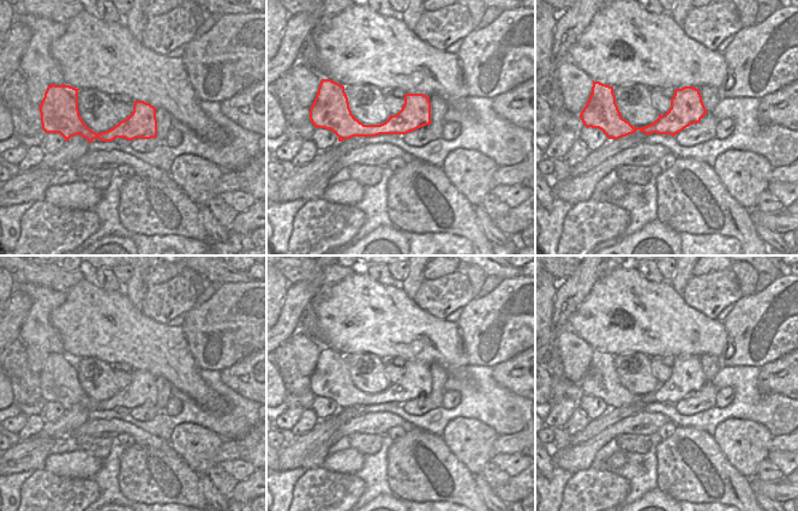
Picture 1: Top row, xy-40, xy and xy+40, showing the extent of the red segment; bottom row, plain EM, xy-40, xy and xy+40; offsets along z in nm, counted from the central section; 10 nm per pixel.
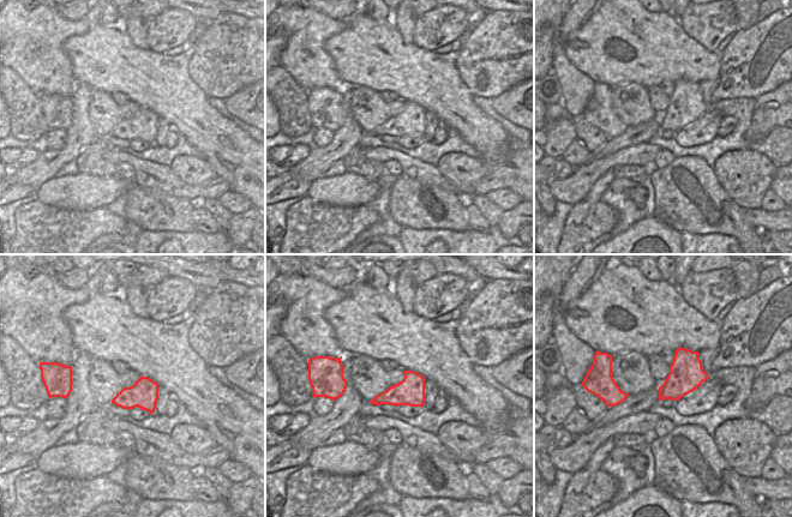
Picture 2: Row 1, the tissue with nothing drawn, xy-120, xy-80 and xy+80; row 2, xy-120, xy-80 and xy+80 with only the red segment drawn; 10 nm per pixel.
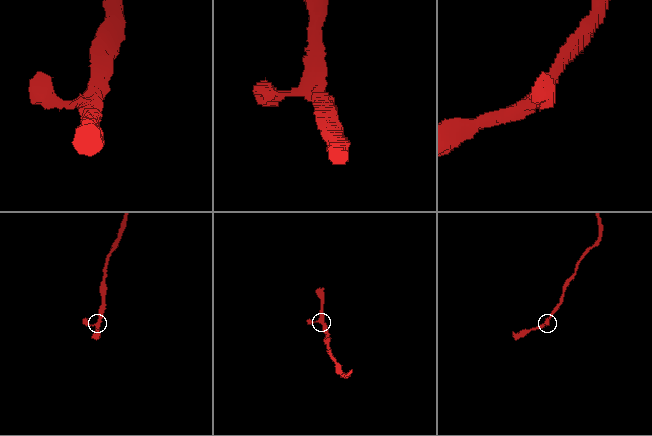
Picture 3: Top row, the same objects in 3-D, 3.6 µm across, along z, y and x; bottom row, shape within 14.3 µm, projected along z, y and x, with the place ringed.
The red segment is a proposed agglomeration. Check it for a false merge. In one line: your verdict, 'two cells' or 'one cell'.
one cell

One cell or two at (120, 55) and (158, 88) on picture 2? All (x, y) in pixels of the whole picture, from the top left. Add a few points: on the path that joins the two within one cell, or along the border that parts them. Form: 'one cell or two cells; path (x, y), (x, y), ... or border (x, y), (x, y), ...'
one cell; path (130, 65), (137, 72), (149, 78)

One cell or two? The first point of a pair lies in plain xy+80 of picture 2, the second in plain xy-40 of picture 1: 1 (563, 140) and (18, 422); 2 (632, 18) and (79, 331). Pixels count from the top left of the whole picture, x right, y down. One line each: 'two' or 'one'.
1: one
2: one

